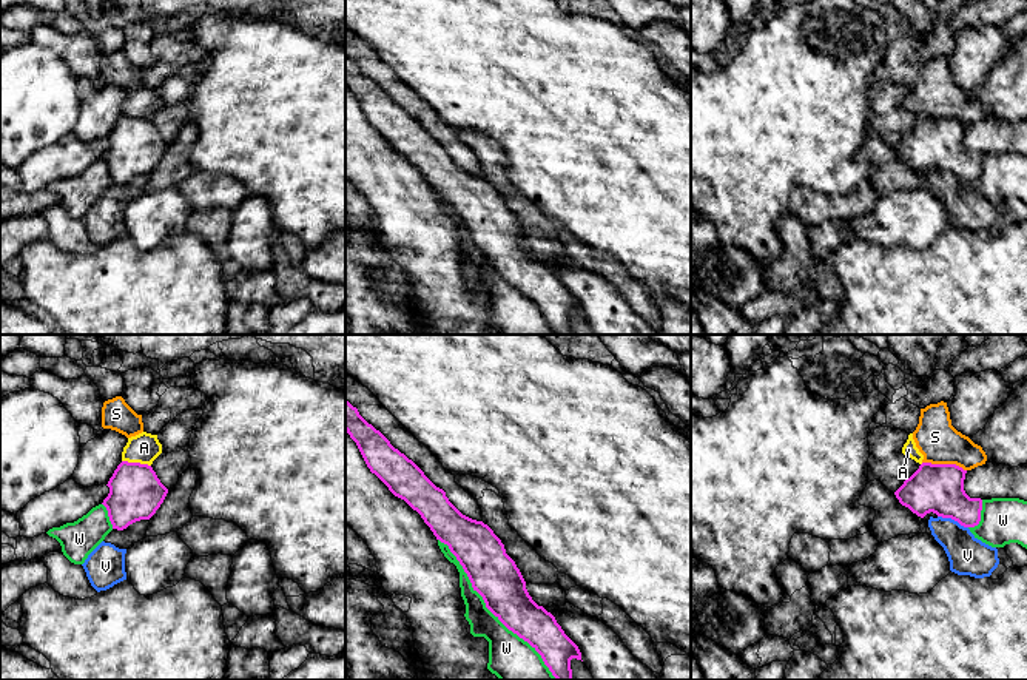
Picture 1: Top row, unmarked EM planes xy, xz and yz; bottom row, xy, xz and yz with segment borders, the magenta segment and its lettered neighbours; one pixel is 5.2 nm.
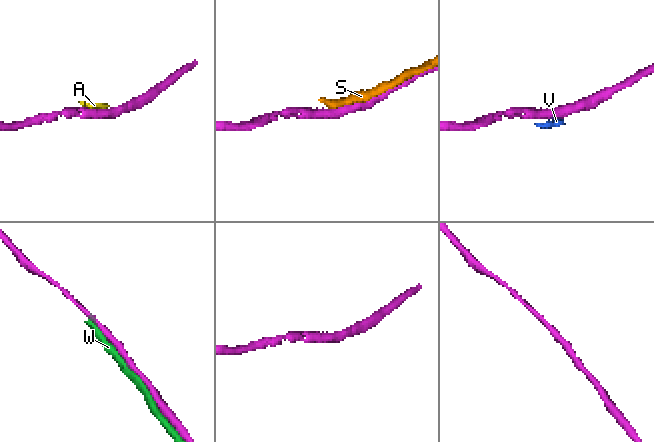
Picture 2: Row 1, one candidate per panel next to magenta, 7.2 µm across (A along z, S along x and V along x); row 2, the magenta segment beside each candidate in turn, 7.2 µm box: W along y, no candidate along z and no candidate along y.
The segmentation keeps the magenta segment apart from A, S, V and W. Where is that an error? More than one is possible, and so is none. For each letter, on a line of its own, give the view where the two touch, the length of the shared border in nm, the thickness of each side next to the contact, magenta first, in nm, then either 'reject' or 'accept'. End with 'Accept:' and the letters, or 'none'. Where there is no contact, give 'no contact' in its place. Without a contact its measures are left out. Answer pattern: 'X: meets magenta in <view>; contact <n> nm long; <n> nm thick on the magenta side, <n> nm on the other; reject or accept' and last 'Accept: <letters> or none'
A: meets magenta in xy; contact 160 nm long; 280 nm thick on the magenta side, 160 nm on the other; reject
S: meets magenta in yz; contact 240 nm long; 260 nm thick on the magenta side, 220 nm on the other; reject
V: meets magenta in yz; contact 170 nm long; 260 nm thick on the magenta side, 200 nm on the other; reject
W: meets magenta in xz; contact 950 nm long; 240 nm thick on the magenta side, 200 nm on the other; reject
Accept: none

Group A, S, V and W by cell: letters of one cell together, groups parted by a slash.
A S / V / W

